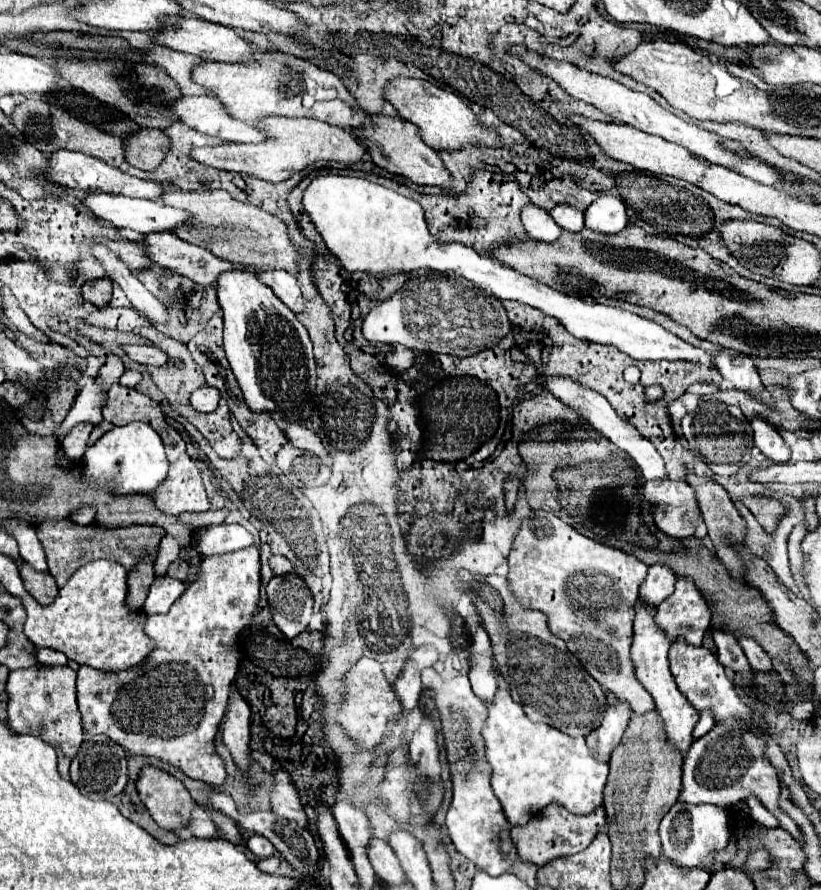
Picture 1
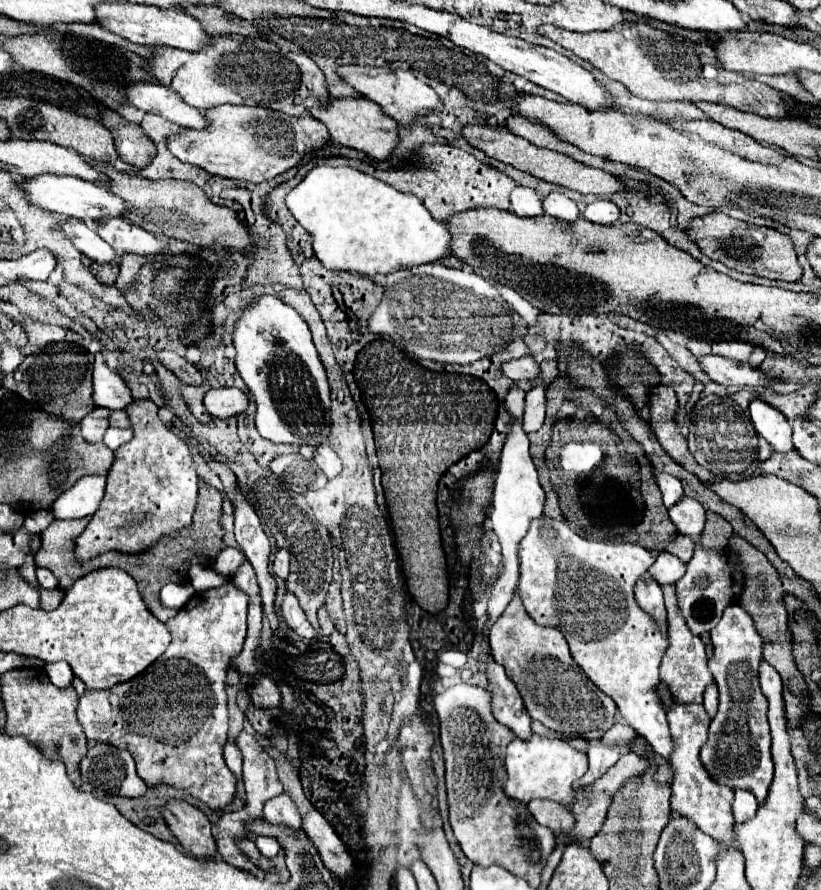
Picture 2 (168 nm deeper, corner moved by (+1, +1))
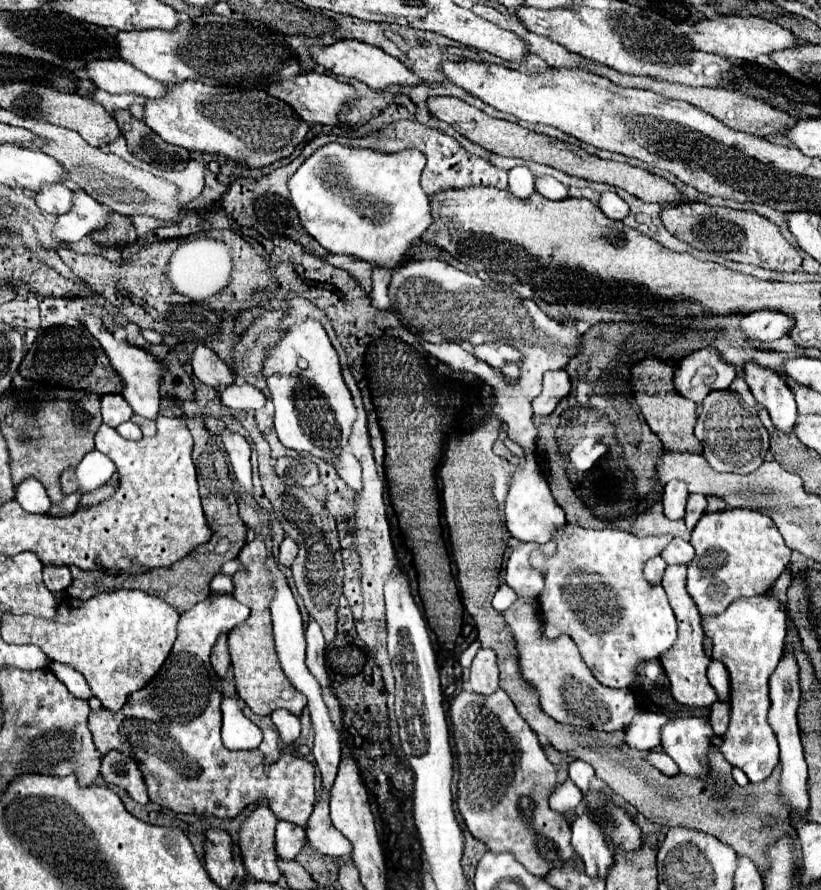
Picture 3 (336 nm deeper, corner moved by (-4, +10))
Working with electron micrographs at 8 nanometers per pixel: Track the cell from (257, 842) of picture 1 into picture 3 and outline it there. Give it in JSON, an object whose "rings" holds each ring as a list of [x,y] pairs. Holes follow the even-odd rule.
{"rings":[[[277,822],[275,850],[281,858],[293,860],[305,844],[305,828],[291,822]]]}

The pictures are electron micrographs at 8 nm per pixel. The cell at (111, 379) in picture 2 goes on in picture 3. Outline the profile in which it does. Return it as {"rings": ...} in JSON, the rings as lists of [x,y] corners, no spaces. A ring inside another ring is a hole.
{"rings":[[[87,314],[83,318],[83,324],[87,326],[87,330],[101,342],[107,358],[111,360],[111,366],[115,368],[119,380],[123,382],[123,392],[121,396],[125,400],[129,400],[129,406],[133,408],[135,414],[139,416],[145,416],[149,420],[153,420],[157,414],[159,414],[159,404],[161,404],[161,396],[159,396],[159,384],[161,384],[161,376],[165,372],[165,368],[161,366],[161,362],[157,362],[149,352],[137,348],[137,346],[131,346],[127,344],[125,340],[115,340],[111,332],[107,332],[101,324],[99,318]]]}

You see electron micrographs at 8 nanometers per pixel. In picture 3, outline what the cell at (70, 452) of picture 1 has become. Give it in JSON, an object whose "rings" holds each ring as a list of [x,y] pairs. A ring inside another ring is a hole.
{"rings":[[[109,394],[105,398],[101,398],[101,416],[103,416],[103,424],[115,428],[117,424],[129,420],[133,414],[131,406],[125,402],[123,396],[119,394]]]}

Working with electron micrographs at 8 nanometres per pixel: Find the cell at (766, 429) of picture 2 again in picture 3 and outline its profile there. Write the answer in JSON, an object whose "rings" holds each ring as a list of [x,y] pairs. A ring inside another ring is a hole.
{"rings":[[[755,362],[745,364],[745,380],[757,404],[769,412],[775,428],[791,432],[797,422],[797,406],[785,380],[771,368],[763,368]]]}

